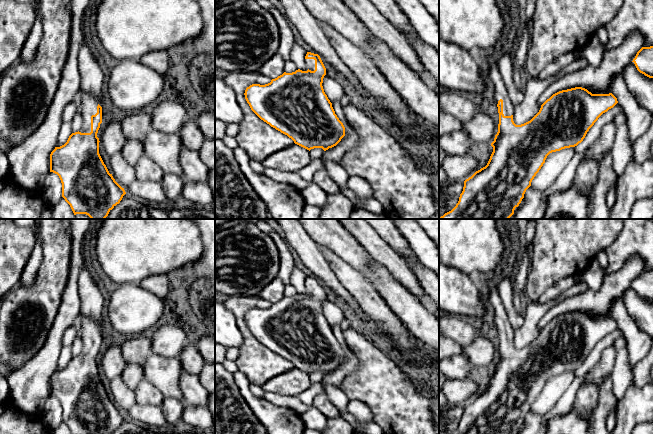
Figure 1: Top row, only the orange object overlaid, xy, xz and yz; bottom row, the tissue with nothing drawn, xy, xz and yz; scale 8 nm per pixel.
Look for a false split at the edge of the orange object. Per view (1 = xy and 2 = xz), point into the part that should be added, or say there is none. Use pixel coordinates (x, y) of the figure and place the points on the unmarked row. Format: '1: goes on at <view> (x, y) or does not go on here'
1: goes on at xy (89, 328)
2: goes on at xz (310, 287)

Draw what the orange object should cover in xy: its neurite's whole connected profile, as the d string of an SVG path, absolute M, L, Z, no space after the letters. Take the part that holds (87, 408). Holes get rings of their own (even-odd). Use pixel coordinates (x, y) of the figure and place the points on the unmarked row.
M82 315L80 334L83 349L78 356L72 357L67 366L50 378L50 396L57 398L62 407L62 421L72 434L112 434L126 418L109 397L99 378L97 361L102 347L102 331L92 319Z

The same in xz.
M307 276L305 287L307 295L284 296L268 308L252 308L246 312L244 319L251 334L261 344L287 359L295 368L309 375L314 372L326 375L345 360L345 351L324 316L322 307L326 292L320 280Z

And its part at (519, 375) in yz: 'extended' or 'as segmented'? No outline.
extended

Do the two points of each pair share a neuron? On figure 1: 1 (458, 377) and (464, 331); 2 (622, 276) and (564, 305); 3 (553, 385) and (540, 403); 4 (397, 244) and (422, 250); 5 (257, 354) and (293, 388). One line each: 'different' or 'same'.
1: same
2: same
3: same
4: different
5: different

